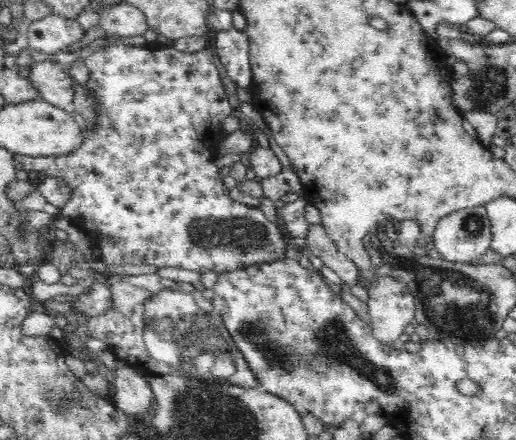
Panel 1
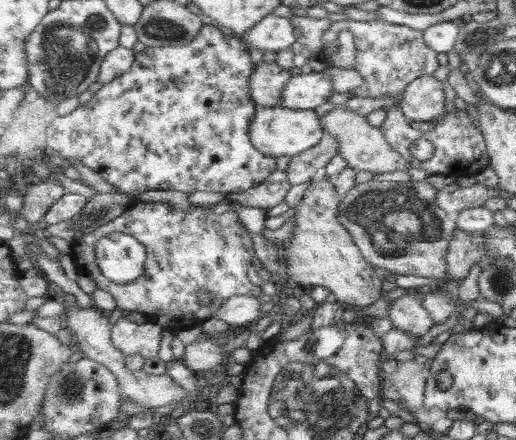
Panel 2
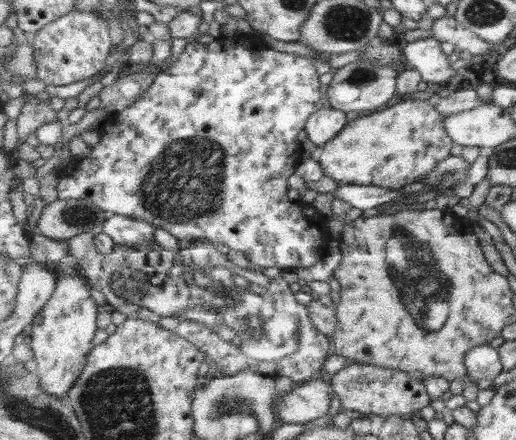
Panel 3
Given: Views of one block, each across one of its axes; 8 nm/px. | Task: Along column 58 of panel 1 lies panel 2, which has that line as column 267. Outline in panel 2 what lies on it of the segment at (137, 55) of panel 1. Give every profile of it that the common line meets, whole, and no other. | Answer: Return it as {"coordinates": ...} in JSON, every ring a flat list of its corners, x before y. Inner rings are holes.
{"coordinates":[[205,25,189,44,174,44,170,47,146,47,142,51,136,52,136,62,131,70,101,86,94,89,93,97,83,103,69,114,56,116,47,128,47,146,45,155,49,158,62,157,63,159,75,159,81,161,85,167,89,167,97,172,107,183,113,185,123,194,139,194,150,190,181,191,183,193,193,193,197,191,239,193,245,192,269,179,273,172,277,171,277,158,267,156,260,152,252,143,250,128,255,118,257,107,256,101,251,96,250,78,256,65,251,63,249,55,251,49,248,48,239,36,229,36,223,34,216,25]]}

